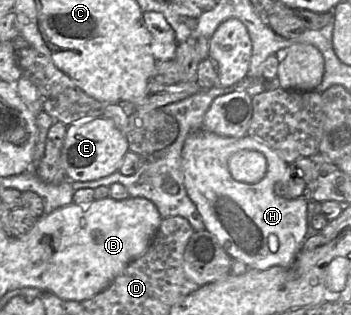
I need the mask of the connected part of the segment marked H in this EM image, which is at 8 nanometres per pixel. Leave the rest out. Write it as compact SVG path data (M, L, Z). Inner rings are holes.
M205 129L190 134L185 140L182 150L182 171L184 185L189 198L196 205L205 229L212 233L219 245L233 258L244 262L248 268L266 270L273 266L289 267L302 250L307 238L308 199L300 196L285 196L284 183L293 180L289 164L267 144L250 136L239 138L220 136ZM239 151L258 151L264 155L267 170L264 177L257 183L244 183L235 180L229 171L228 160Z

